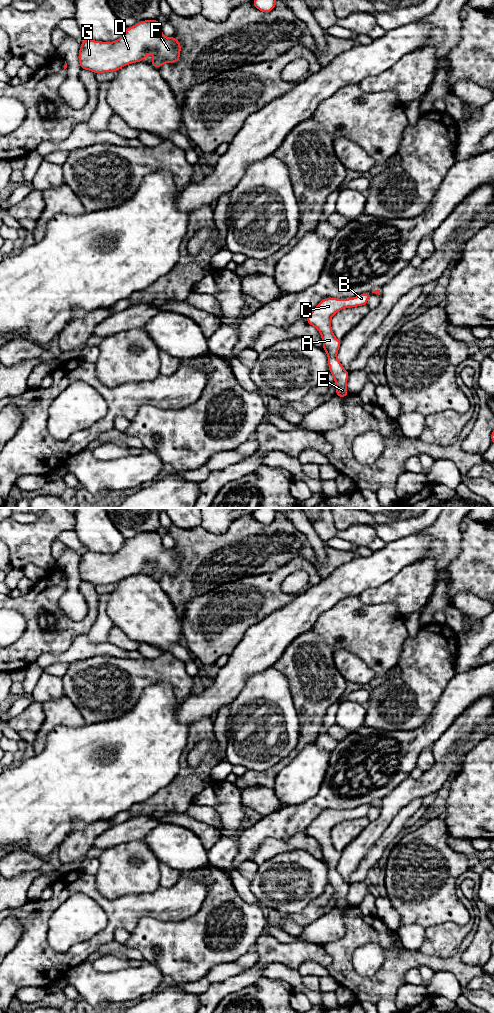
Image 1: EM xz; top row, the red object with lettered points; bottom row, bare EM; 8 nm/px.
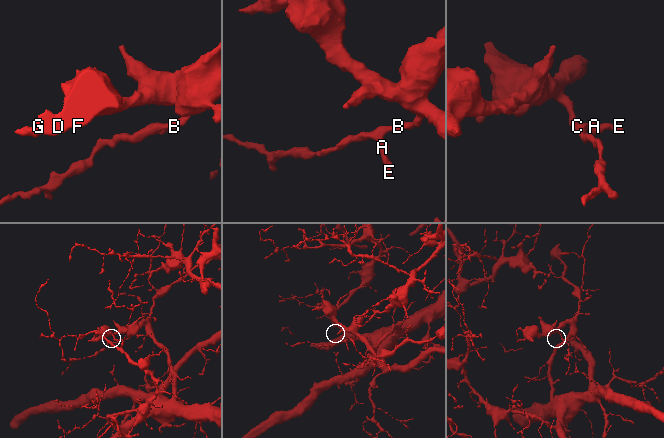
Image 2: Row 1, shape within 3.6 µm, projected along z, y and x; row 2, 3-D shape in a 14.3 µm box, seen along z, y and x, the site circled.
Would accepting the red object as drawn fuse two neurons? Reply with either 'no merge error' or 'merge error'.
no merge error

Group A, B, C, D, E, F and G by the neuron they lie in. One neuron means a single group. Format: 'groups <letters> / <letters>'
groups A B C D E F G

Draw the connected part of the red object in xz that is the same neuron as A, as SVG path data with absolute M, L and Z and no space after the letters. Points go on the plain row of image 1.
M370 804L350 811L326 810L320 813L306 829L306 834L317 840L321 846L322 859L328 867L329 884L333 887L336 895L335 905L341 910L349 906L346 899L349 883L345 882L337 871L337 864L340 860L341 853L333 846L331 830L335 825L344 820L367 817L369 809Z

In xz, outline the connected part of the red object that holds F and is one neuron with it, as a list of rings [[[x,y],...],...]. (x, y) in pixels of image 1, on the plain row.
[[[153,531],[127,540],[123,548],[113,554],[83,551],[78,571],[82,582],[104,585],[143,574],[152,565],[150,576],[159,581],[164,575],[178,574],[180,563],[180,554],[172,548],[164,549],[162,538],[157,531]]]

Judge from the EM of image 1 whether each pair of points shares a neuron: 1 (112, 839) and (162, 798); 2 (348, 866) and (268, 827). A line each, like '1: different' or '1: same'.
1: different
2: different

